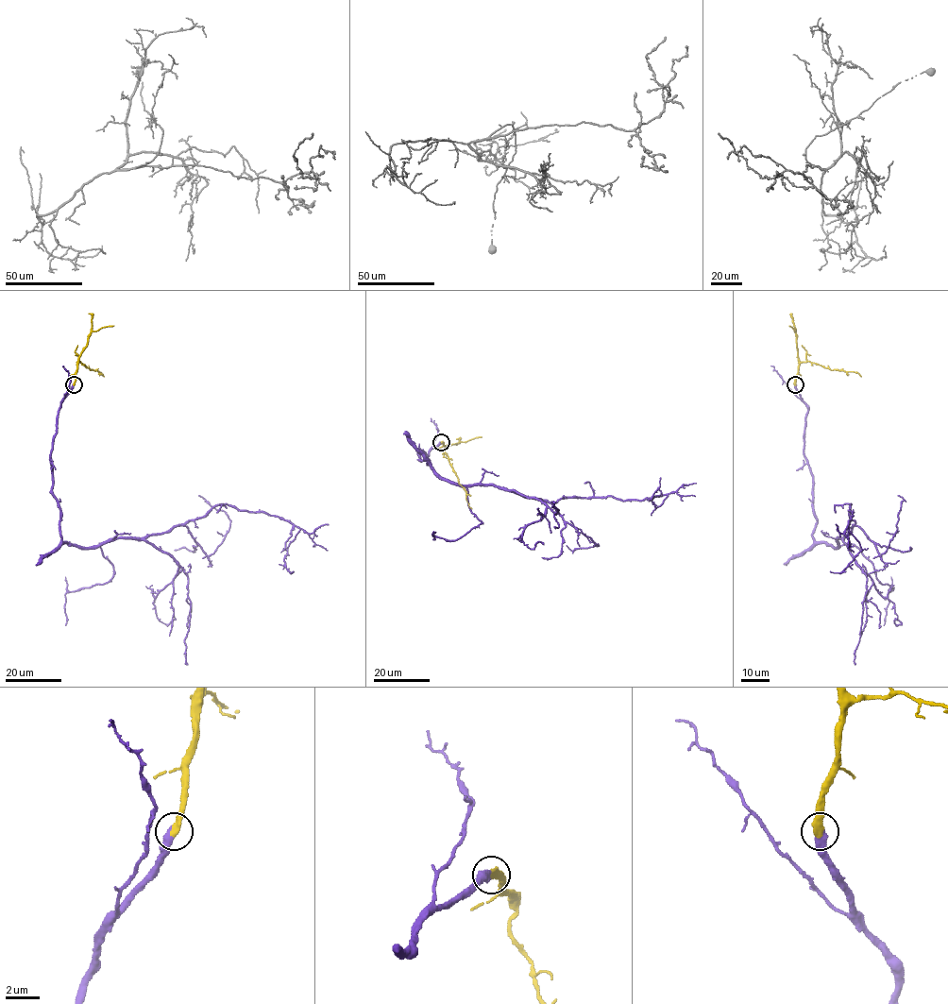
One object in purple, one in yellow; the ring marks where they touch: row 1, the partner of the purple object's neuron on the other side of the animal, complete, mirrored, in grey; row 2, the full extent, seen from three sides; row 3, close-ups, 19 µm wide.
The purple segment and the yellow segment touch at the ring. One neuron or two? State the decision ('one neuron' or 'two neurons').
one neuron

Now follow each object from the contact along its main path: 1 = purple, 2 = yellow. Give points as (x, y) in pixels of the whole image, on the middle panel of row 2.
1: (442, 443), (427, 455), (418, 451), (442, 477), (555, 502), (668, 495), (655, 508), (660, 478)
2: (442, 443), (471, 508)

